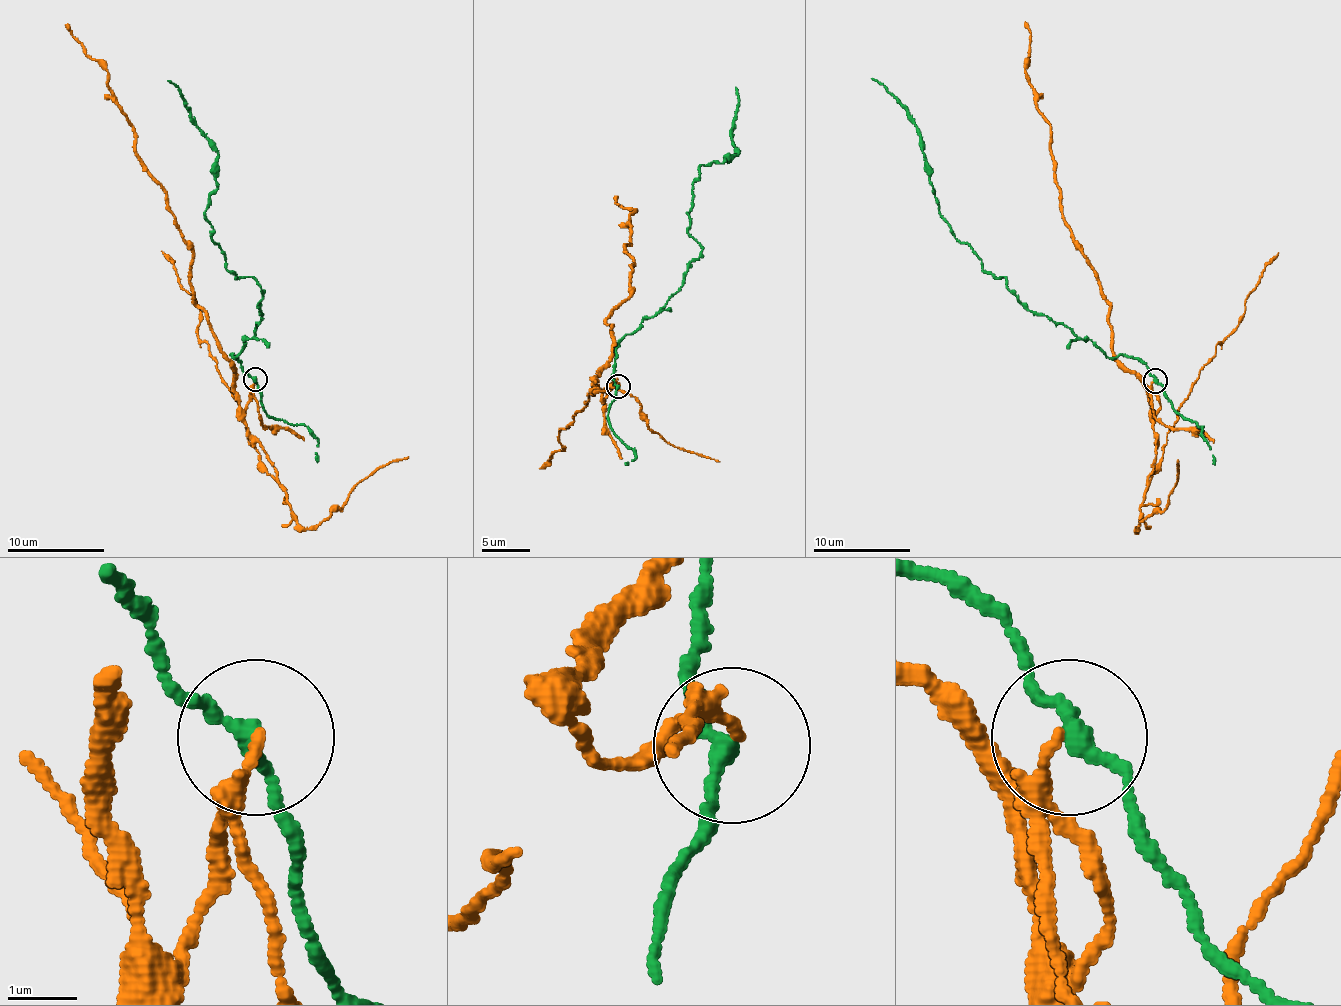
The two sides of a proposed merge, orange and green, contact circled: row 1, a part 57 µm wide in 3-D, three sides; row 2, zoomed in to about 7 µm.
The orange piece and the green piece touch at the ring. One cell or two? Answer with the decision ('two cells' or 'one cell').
two cells

